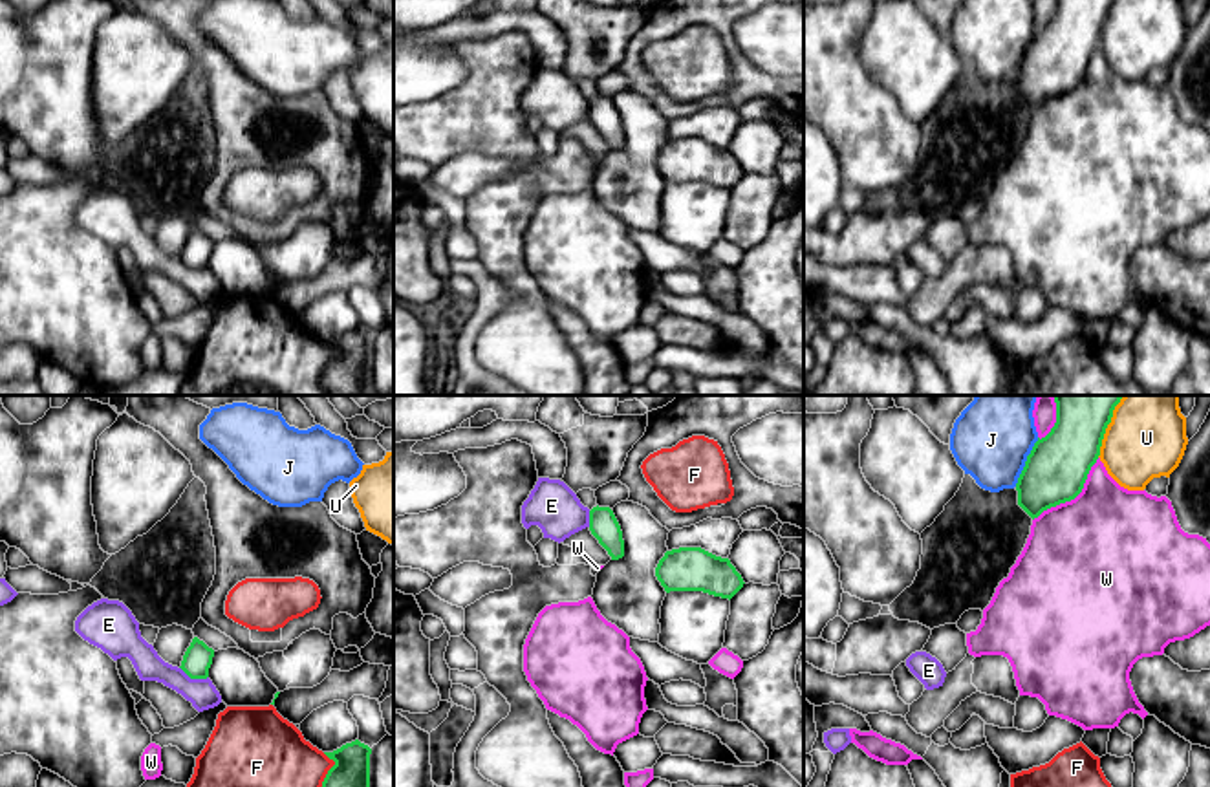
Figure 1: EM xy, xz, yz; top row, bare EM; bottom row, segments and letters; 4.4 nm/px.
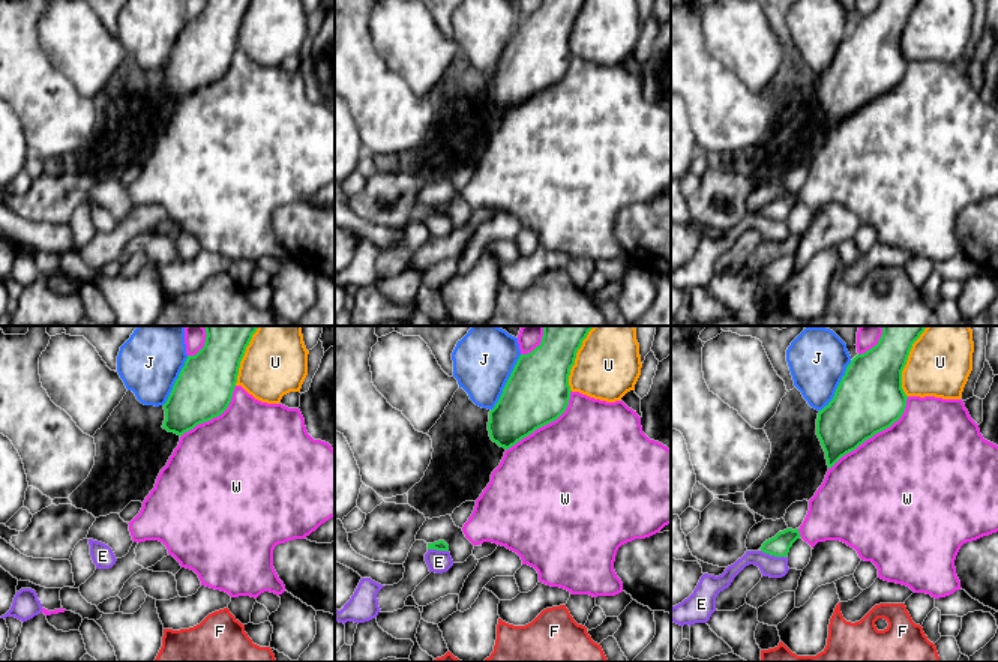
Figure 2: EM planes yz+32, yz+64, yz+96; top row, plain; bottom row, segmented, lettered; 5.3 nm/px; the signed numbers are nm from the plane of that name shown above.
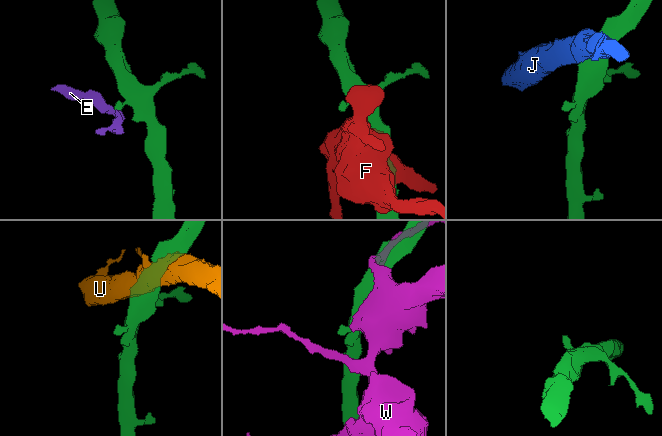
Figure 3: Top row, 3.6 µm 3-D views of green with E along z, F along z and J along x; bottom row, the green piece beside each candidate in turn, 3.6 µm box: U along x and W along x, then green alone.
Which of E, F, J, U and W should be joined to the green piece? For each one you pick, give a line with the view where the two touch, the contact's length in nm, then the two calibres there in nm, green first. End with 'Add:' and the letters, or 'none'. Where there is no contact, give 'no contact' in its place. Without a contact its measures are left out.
Add: none

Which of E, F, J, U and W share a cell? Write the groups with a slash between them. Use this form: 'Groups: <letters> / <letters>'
Groups: E / F / J / U / W

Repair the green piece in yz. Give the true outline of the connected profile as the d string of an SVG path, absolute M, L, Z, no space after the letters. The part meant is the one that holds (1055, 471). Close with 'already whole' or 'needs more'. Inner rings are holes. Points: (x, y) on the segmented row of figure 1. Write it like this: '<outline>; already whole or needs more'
M1053 395L1056 423L1045 437L1038 437L1018 478L1018 505L1034 520L1043 511L1075 500L1100 456L1102 439L1113 410L1124 395Z; already whole

